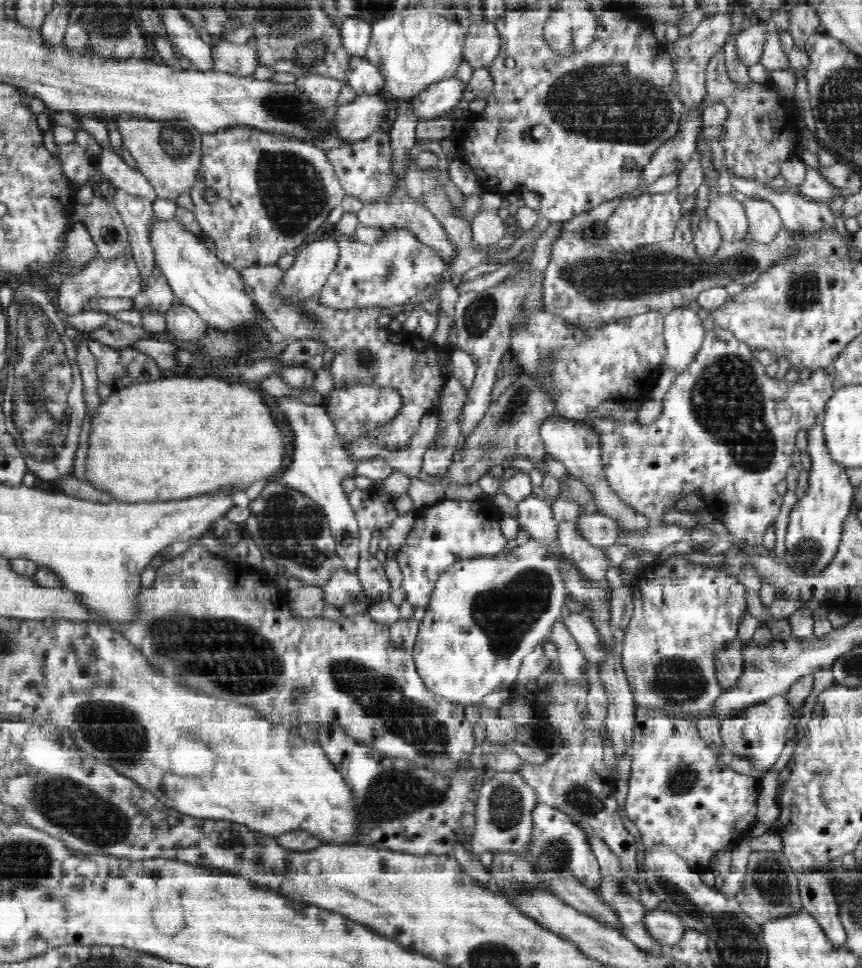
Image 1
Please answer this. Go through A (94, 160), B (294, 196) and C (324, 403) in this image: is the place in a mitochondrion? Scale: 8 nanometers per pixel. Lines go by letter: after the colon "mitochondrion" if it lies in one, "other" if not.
A: other
B: mitochondrion
C: other

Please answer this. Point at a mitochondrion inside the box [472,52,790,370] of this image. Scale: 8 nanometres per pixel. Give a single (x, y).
(603, 102)

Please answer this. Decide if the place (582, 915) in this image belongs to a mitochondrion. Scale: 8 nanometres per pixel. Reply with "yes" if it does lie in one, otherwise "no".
no

